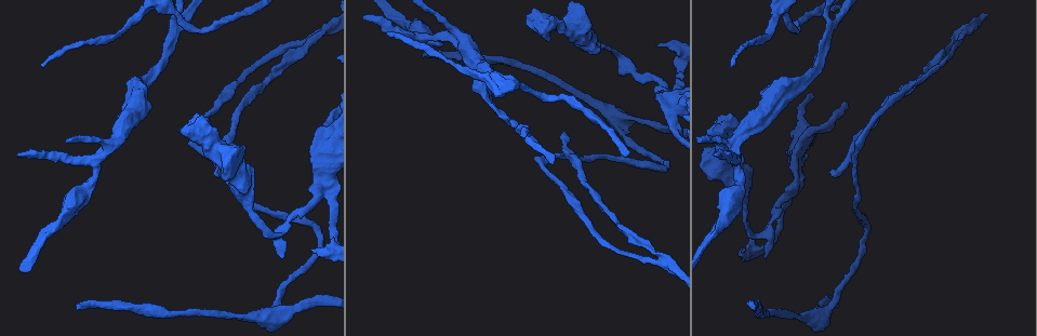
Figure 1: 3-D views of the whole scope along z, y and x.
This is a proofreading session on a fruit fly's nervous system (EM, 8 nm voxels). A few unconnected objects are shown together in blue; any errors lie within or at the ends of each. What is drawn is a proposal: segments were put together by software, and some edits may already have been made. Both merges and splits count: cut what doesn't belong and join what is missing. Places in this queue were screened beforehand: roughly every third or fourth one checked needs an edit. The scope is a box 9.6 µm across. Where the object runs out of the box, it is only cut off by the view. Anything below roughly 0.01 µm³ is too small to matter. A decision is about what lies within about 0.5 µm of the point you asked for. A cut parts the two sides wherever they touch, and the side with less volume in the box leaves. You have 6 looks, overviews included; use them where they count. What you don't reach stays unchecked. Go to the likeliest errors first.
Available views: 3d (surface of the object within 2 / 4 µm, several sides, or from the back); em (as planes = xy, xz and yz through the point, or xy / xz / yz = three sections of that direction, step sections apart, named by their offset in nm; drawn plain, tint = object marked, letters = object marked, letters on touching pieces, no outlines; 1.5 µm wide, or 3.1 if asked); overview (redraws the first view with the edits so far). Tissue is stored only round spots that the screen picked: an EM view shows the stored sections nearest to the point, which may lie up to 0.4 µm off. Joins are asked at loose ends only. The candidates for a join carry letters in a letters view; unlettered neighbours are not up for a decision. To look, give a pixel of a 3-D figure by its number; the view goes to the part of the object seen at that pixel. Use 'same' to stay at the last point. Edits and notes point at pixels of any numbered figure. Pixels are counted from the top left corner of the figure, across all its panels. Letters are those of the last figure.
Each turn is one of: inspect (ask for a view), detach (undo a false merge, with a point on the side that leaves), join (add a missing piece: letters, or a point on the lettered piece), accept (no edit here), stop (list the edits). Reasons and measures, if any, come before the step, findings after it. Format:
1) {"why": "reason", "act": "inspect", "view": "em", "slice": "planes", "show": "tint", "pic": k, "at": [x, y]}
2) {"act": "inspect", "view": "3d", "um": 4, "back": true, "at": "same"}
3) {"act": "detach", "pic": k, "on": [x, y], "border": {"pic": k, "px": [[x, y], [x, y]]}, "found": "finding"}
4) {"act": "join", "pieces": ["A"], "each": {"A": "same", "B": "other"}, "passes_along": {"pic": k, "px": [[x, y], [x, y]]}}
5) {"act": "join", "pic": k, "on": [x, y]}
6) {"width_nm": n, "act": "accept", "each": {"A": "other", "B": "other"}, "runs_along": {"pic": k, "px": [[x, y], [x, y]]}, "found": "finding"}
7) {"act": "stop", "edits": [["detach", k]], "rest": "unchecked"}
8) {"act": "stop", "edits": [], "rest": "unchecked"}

{"why": "an open end", "act": "inspect", "view": "3d", "um": 2, "back": true, "pic": 1, "at": [387, 33]}

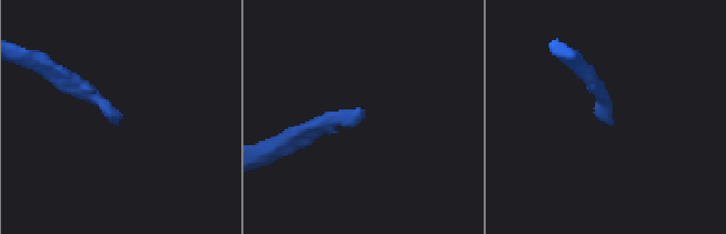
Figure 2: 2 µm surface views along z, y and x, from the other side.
{"act": "inspect", "view": "em", "slice": "planes", "show": "letters", "pic": 2, "at": [365, 114]}

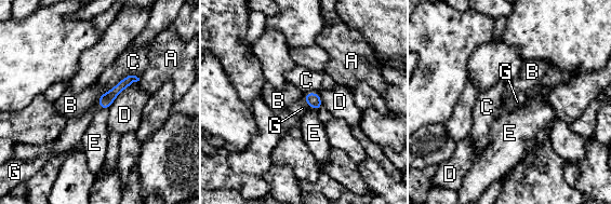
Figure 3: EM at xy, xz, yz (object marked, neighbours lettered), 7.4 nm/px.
{"act": "join", "pieces": ["G"], "each": {"A": "other", "B": "other", "C": "other", "D": "other", "E": "other", "G": "same"}, "passes_along": {"pic": 3, "px": [[313, 99], [306, 100], [299, 108]]}, "found": "the neuron continues"}

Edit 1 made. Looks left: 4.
{"why": "branch point", "act": "inspect", "view": "em", "slice": "xz", "step": 8, "show": "letters", "pic": 1, "at": [656, 252]}

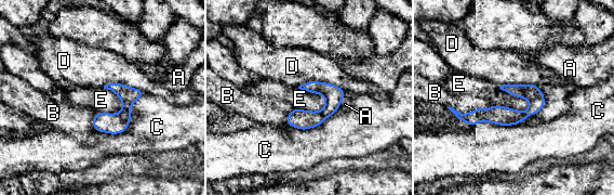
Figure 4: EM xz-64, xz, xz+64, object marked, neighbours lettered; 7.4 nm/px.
{"why": "another direction", "act": "inspect", "view": "em", "slice": "planes", "show": "letters", "at": "same"}

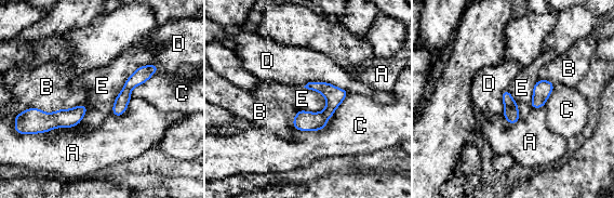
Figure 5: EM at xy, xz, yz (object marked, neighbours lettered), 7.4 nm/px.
{"longest_contact_nm": ["C", 500], "act": "detach", "pic": 5, "on": [334, 95], "each": {"A": "other", "B": "other", "C": "other", "D": "other", "E": "other"}, "part_leaving": {"pic": 5, "px": [[154, 67], [127, 89], [116, 113]]}, "found": "a second neuron is stuck on"}

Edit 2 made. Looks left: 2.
{"act": "stop", "edits": [["join", 3], ["detach", 5]], "rest": "unchecked"}

